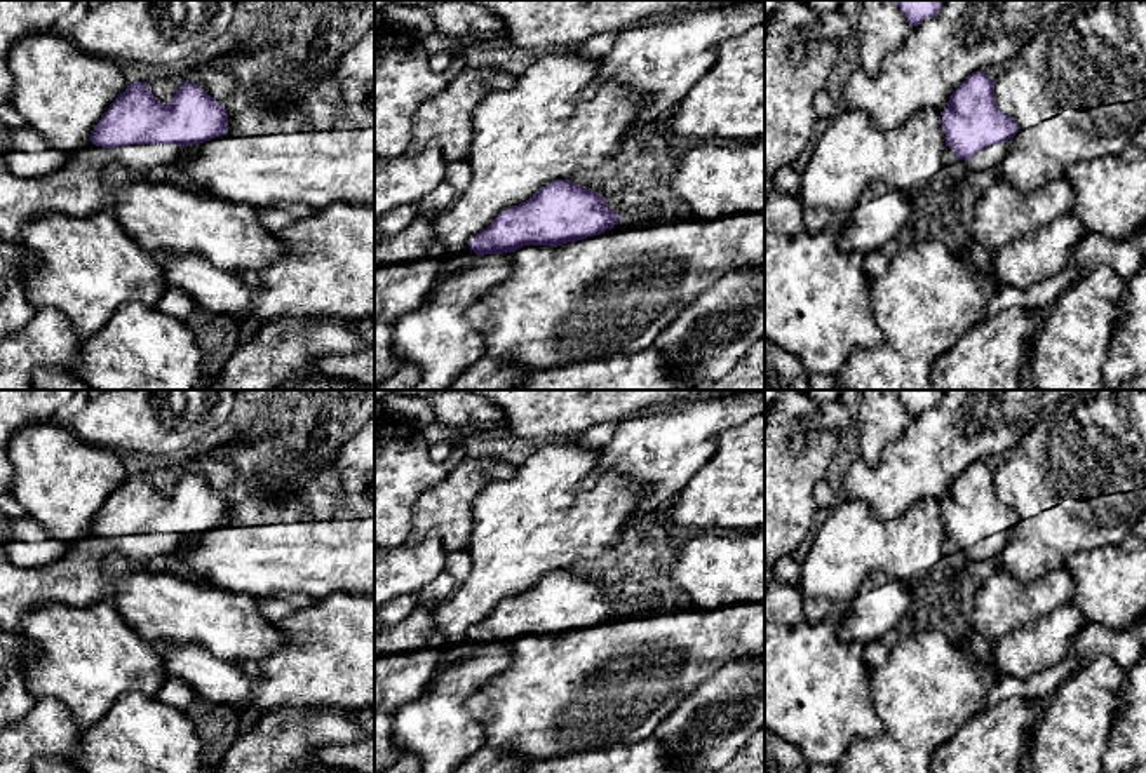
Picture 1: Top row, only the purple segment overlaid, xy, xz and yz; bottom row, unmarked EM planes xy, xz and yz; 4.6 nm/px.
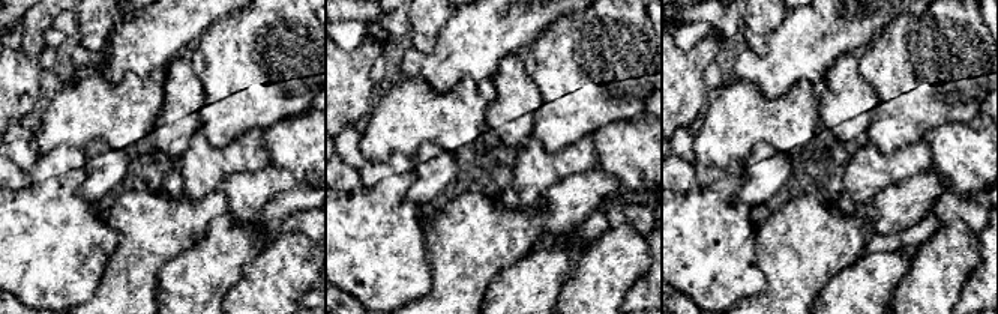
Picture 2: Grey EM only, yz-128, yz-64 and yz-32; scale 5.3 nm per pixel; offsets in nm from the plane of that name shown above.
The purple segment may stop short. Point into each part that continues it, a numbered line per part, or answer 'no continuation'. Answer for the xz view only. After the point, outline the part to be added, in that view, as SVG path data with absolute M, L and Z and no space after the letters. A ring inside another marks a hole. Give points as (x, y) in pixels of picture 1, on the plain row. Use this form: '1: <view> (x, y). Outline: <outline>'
1: xz (448, 655). Outline: M469 637L456 646L437 648L437 658L444 667L470 658L477 649L479 646Z

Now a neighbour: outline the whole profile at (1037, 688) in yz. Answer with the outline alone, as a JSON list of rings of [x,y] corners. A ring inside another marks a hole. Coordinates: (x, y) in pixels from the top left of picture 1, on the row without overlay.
[[[1069,651],[1062,662],[1042,674],[1031,677],[1000,676],[988,691],[986,707],[1008,698],[1043,703],[1082,665],[1083,660]]]

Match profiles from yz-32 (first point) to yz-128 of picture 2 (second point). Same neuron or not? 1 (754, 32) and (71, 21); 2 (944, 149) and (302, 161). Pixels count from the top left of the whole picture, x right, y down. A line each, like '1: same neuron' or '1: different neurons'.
1: different neurons
2: same neuron

